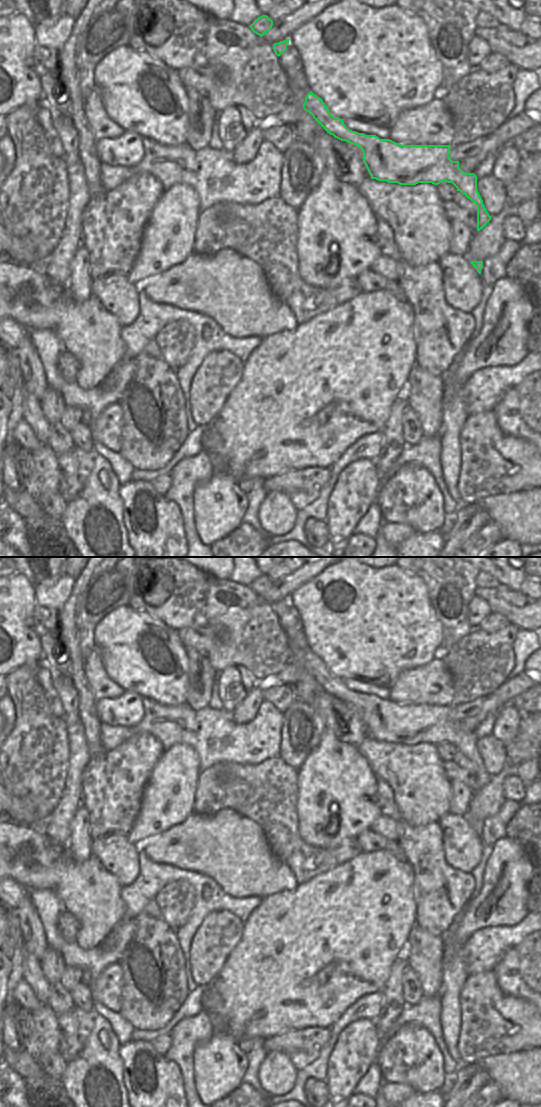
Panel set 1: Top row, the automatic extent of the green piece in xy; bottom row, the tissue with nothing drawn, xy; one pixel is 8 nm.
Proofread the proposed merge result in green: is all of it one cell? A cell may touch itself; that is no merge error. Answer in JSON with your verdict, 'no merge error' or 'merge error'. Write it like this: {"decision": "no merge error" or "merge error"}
{"decision": "merge error"}

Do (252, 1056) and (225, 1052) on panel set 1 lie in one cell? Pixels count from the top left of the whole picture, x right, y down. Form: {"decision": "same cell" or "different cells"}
{"decision": "different cells"}

